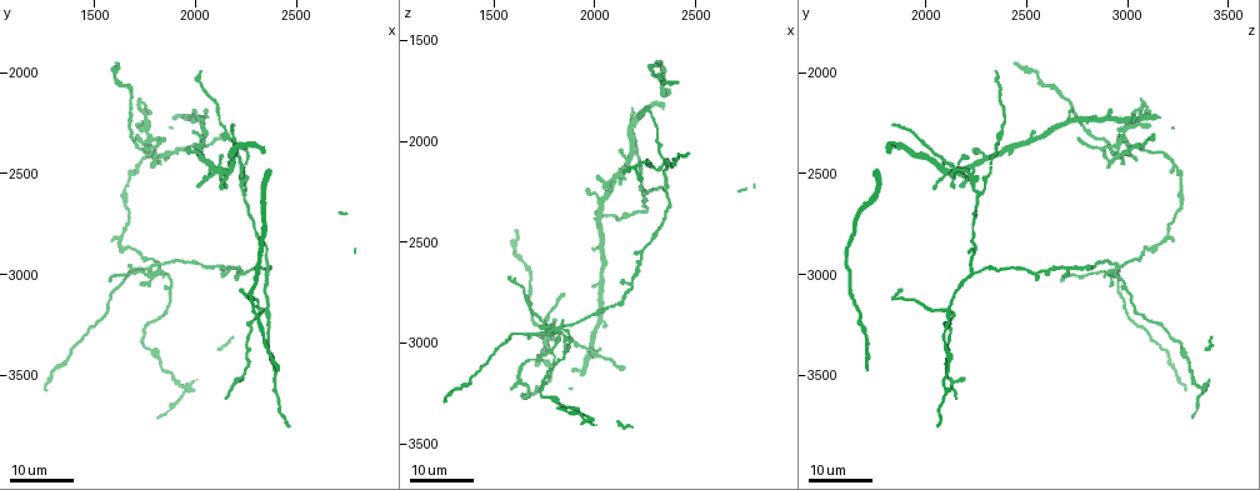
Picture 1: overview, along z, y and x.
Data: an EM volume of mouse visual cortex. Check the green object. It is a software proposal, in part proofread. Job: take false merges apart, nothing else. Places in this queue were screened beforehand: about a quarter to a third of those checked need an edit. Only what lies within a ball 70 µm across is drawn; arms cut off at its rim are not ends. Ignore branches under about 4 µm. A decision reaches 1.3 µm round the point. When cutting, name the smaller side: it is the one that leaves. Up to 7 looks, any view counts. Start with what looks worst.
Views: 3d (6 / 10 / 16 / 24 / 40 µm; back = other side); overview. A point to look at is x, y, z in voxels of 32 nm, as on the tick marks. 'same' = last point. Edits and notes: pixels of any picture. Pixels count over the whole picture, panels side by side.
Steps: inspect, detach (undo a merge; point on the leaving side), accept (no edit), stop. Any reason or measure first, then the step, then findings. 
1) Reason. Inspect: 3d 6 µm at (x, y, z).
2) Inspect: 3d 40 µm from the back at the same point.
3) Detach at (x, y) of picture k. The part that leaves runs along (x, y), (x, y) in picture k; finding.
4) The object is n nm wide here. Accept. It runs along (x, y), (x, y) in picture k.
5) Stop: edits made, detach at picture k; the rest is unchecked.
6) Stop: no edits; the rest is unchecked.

Four arms meet. Inspect: 3d 24 µm at (2350, 3190, 2110).

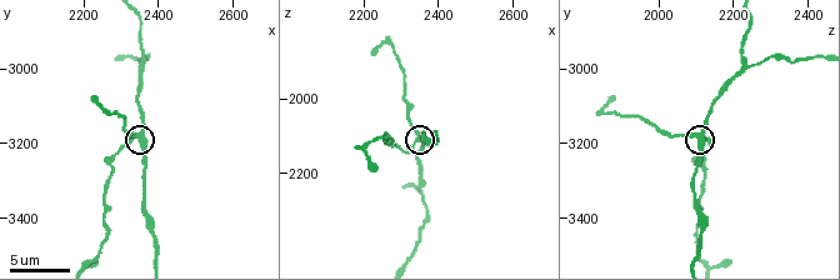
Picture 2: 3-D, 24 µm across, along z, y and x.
Inspect: 3d 6 µm at (2350, 3180, 2100).

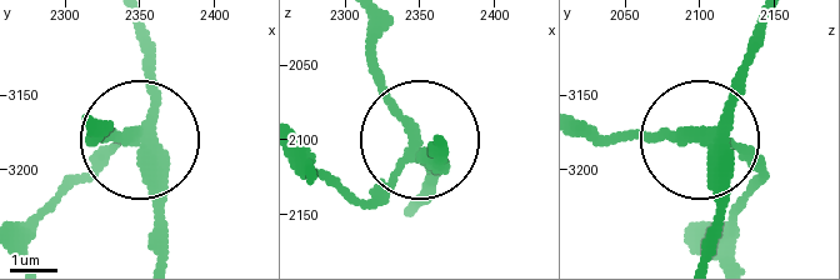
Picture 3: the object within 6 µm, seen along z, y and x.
Detach at (380, 89) of picture 3. The part that leaves runs along (135, 130), (44, 214), (24, 250) in picture 3; two neurons meet here.

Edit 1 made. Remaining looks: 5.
Inspect: 3d 16 µm at (2240, 2590, 2260).

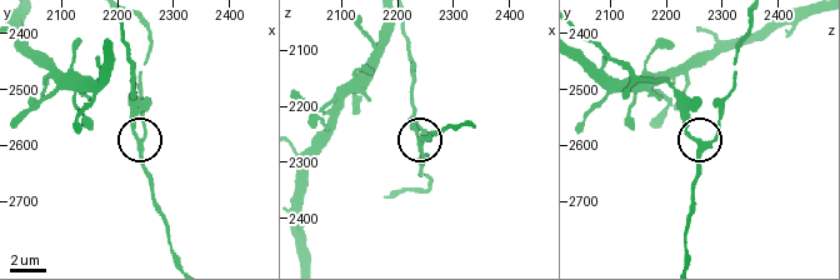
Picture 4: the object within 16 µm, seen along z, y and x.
Inspect: 3d 10 µm at (2240, 2595, 2260).

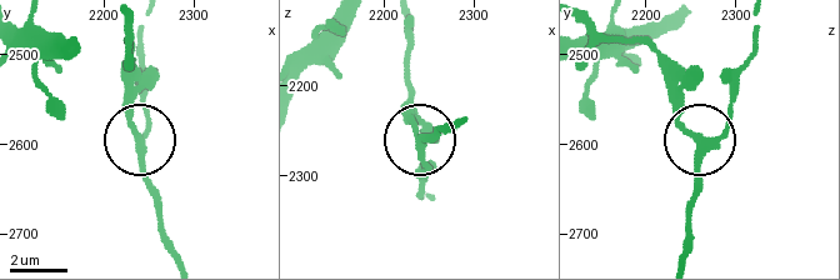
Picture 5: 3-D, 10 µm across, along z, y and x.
Closer look. Inspect: 3d 6 µm at (2240, 2595, 2260).

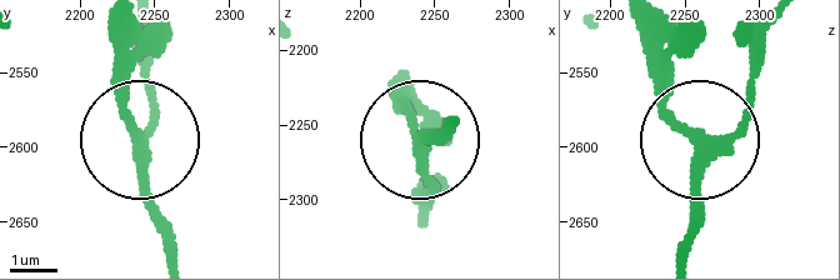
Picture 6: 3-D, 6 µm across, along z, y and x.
The object is 230 nm wide here. Accept. Continuous, no second neuron.

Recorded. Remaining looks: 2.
A fork. Inspect: 3d 24 µm at (2220, 2400, 2060).

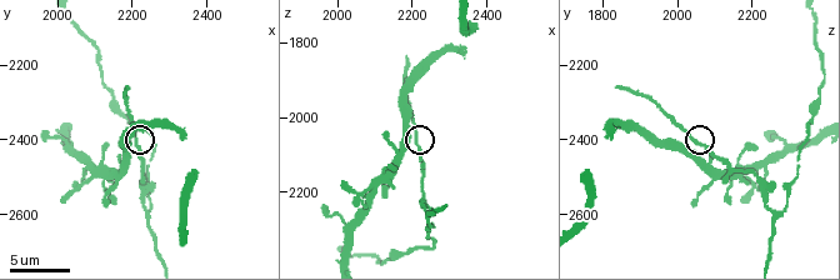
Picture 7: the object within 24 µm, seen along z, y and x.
Closer look. Inspect: 3d 6 µm at (2210, 2400, 2040).

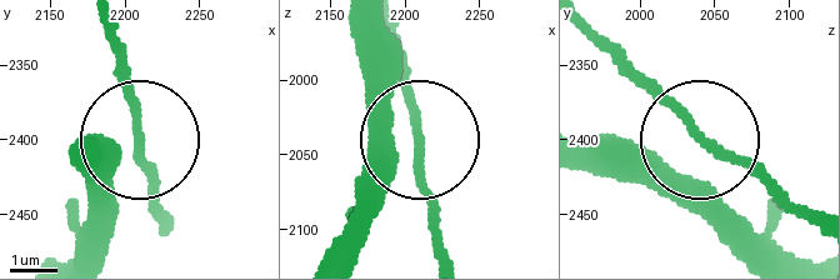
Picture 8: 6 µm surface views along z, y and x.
3 arms meet here. Accept. It runs along (819, 228), (711, 149), (608, 45) in picture 8; one neuron here.

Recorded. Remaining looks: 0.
Stop: edits made, detach at picture 3; the rest is unchecked.

